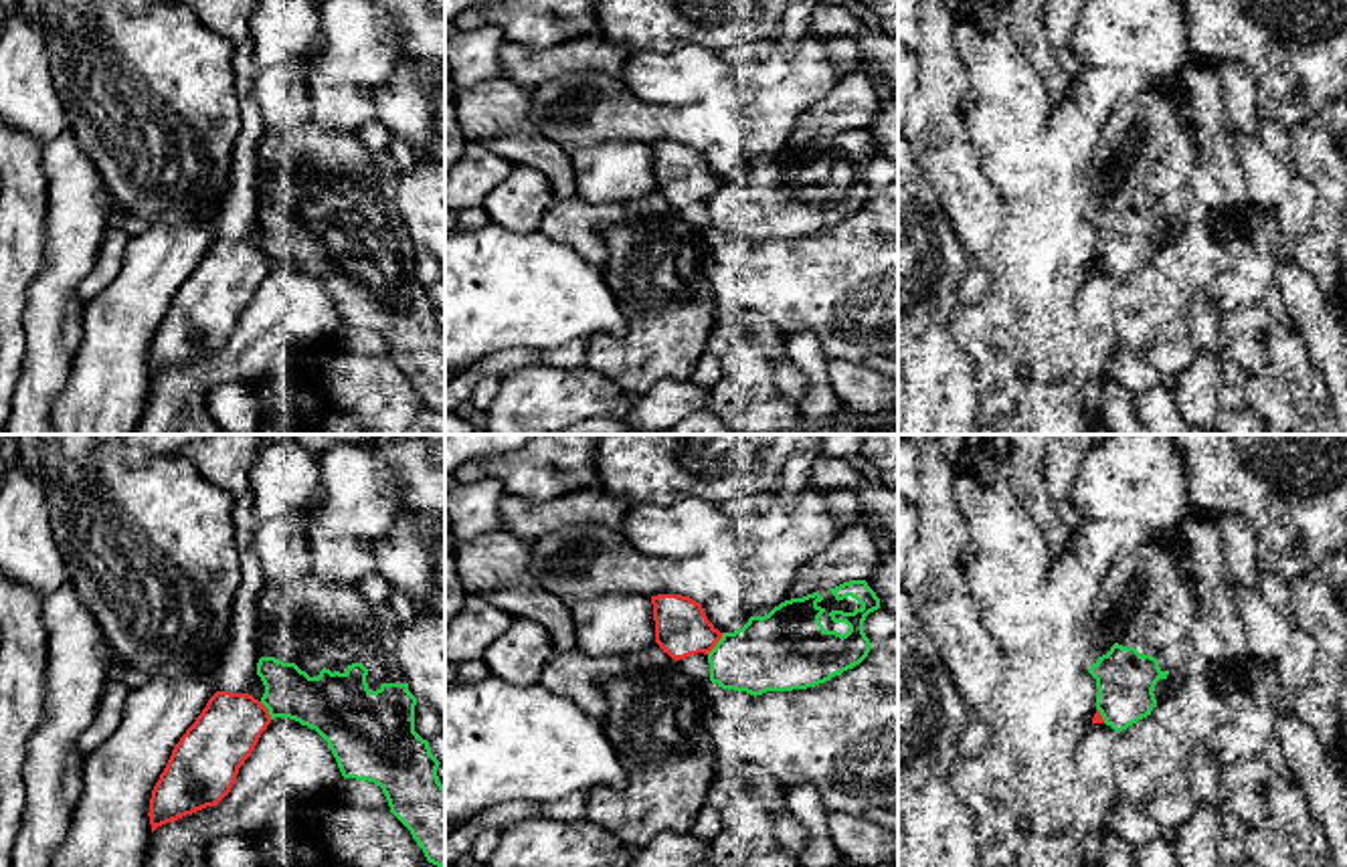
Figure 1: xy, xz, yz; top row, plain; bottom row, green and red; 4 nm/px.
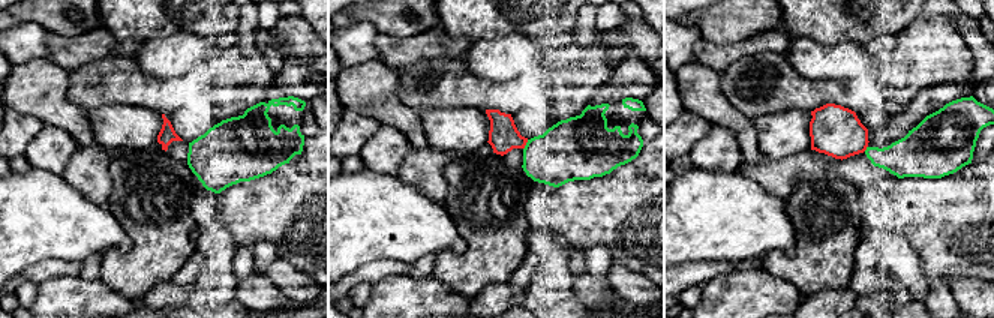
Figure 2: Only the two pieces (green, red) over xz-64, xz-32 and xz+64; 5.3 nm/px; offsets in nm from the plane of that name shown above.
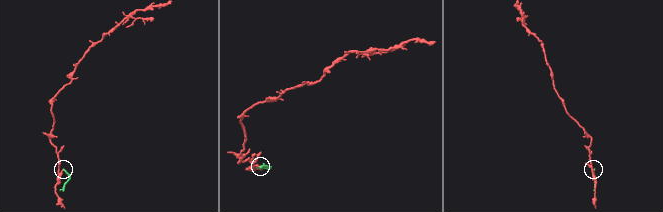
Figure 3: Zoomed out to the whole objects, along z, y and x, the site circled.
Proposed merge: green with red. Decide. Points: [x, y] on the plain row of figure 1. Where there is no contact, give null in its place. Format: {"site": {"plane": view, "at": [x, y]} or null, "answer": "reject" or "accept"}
{"site": {"plane": "xz", "at": [716, 190]}, "answer": "reject"}

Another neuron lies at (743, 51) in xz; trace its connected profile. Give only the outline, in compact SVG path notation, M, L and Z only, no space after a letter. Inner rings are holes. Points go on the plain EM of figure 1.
M740 40L724 49L720 57L732 67L742 63L756 63L765 61L773 53L775 44L777 44L775 40L754 40L754 42Z

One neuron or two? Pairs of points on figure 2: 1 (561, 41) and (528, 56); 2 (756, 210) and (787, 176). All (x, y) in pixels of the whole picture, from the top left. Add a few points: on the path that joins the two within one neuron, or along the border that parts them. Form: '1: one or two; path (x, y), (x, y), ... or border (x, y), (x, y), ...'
1: two; border (537, 41), (544, 48)
2: two; border (742, 174), (754, 179), (769, 192), (784, 200)

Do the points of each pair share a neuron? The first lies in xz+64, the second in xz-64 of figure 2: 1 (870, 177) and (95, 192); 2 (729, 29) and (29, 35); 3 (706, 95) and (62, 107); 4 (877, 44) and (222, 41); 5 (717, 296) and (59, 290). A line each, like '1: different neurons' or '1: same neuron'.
1: same neuron
2: different neurons
3: same neuron
4: same neuron
5: same neuron

